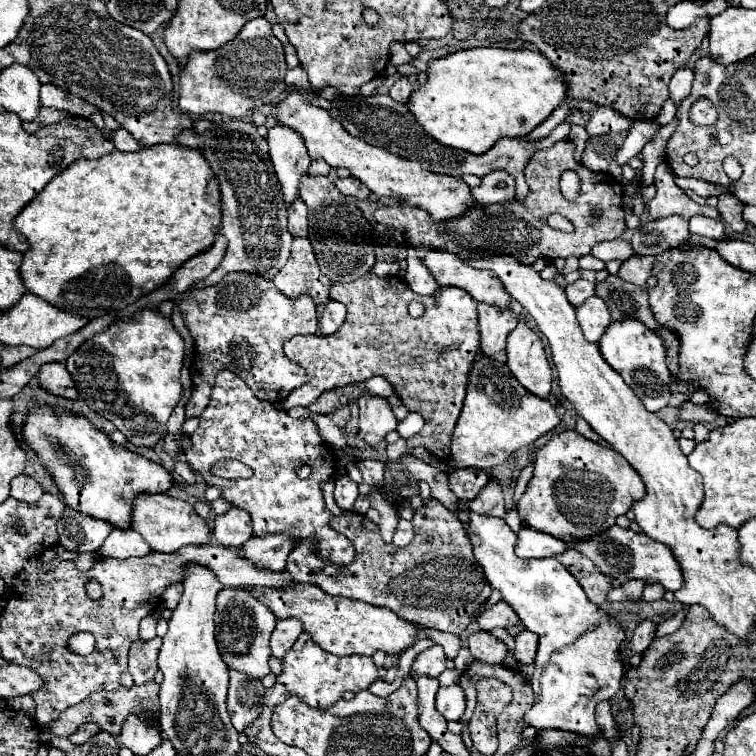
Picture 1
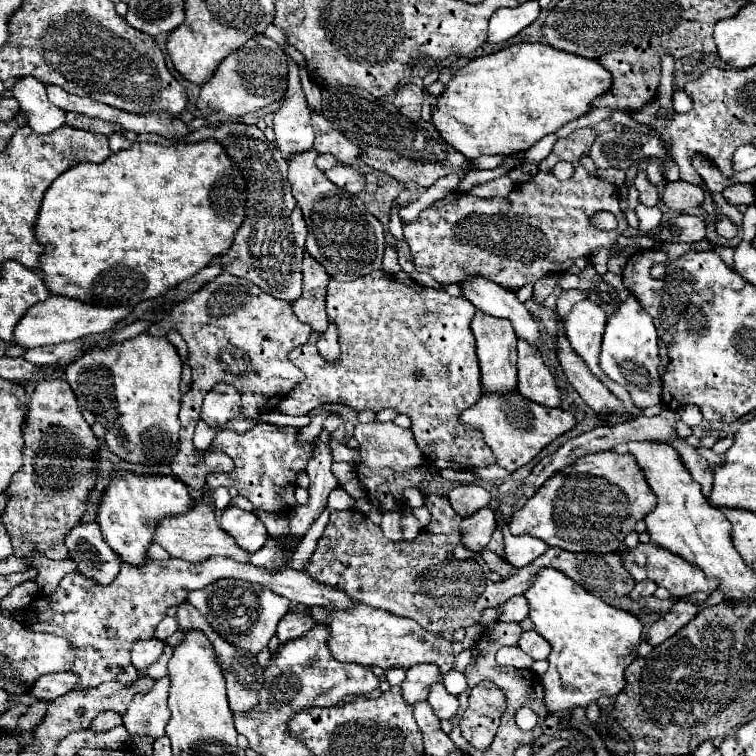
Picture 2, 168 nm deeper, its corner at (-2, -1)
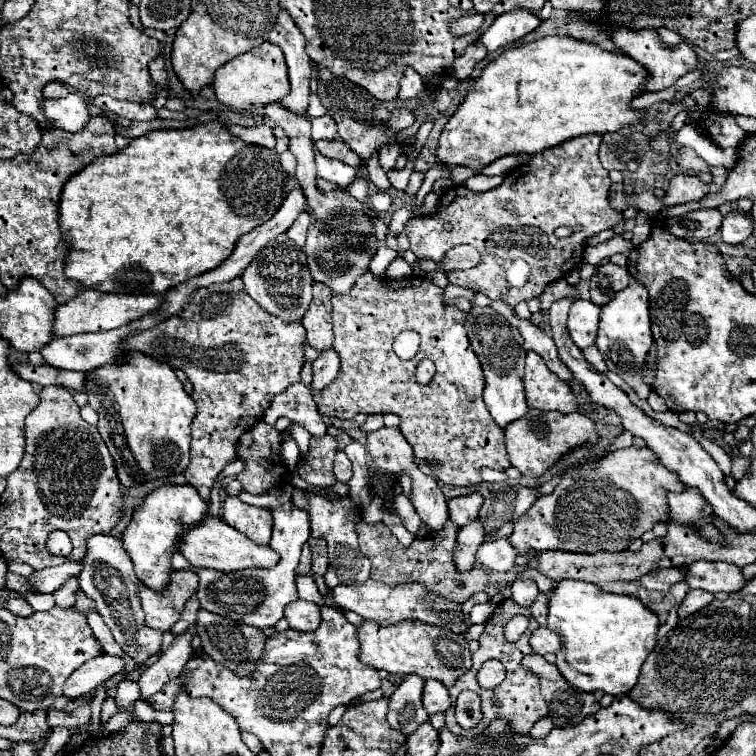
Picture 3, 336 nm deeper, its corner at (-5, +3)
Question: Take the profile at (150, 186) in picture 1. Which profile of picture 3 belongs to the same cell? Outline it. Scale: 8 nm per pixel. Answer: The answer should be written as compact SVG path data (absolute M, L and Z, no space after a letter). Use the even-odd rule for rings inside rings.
M218 120L208 122L208 124L196 124L196 126L184 128L184 130L148 132L148 134L132 140L118 154L96 158L92 164L88 164L84 170L74 174L66 182L64 192L62 192L62 200L60 200L60 230L72 246L70 246L64 274L70 280L76 280L86 288L100 290L100 292L116 292L116 294L162 294L162 292L168 292L170 288L184 284L190 278L196 278L196 276L212 270L214 266L220 266L232 254L232 248L236 248L236 242L240 240L240 236L244 236L252 228L268 222L268 218L272 218L272 214L276 214L276 210L284 202L286 176L288 176L286 170L280 166L280 162L272 156L272 152L268 148L256 146L256 144L246 144L244 140L232 136L228 132L228 126Z

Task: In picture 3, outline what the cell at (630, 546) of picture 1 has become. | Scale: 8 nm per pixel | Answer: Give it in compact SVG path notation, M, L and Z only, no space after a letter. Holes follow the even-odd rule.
M694 562L686 568L686 584L708 592L738 592L746 586L742 568L730 562Z

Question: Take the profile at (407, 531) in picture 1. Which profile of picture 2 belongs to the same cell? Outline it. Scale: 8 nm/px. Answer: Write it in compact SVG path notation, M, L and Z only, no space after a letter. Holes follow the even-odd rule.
M403 512L401 516L401 530L403 530L403 540L415 540L417 534L421 532L421 524L411 512Z

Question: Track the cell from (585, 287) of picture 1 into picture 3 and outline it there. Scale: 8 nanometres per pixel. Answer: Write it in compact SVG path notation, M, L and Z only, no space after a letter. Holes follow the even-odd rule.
M560 278L560 280L552 282L552 284L548 284L548 286L544 288L544 292L540 294L540 308L542 308L542 312L546 312L546 310L552 306L552 302L556 302L556 300L560 300L560 298L566 298L566 296L578 298L578 290L572 288L564 278Z

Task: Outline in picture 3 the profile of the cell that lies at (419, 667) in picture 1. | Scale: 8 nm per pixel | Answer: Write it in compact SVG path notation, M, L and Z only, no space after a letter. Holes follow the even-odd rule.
M412 674L394 690L388 702L388 724L394 730L404 730L404 734L412 734L420 724L428 720L428 714L422 706L422 688L424 678Z

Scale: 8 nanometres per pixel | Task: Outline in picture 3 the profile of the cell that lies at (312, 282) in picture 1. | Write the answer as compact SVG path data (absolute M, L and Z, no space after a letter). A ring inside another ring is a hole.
M320 282L314 284L314 300L304 316L302 326L306 328L306 342L324 352L332 348L334 334L332 334L332 290L322 286Z

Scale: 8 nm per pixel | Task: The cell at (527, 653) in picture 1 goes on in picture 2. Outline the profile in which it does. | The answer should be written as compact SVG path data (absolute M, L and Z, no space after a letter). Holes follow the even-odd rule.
M531 630L531 632L523 632L523 634L521 634L519 648L521 648L525 654L529 654L533 660L547 658L549 652L551 652L549 642L547 642L543 636L539 636L535 630Z

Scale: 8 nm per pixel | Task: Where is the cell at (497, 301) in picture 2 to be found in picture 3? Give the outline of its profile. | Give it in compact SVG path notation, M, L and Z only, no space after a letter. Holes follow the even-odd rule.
M500 300L492 302L492 308L494 308L498 314L502 314L512 326L516 326L516 328L522 332L522 336L524 336L524 340L526 340L526 342L524 342L524 348L526 348L526 350L534 350L536 354L540 354L542 360L546 362L546 366L548 366L552 372L556 372L562 382L566 382L568 386L576 384L572 372L570 372L570 370L562 364L562 360L558 358L556 344L554 344L552 336L548 336L548 334L546 334L544 330L540 330L538 326L534 326L530 320L520 320L520 318L516 318L516 316L514 316L514 308L506 306L506 304L500 302Z

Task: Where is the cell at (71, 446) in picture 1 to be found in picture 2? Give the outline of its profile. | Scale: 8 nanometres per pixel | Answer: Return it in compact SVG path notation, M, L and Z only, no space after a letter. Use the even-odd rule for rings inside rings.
M115 470L111 474L107 496L97 504L97 524L101 526L105 542L121 556L121 560L141 566L147 560L147 548L151 546L153 530L165 516L183 514L193 506L187 486L175 476L143 476L129 470Z

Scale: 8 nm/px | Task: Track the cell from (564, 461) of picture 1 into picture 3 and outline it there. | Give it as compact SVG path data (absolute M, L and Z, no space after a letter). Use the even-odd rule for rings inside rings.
M624 448L608 454L596 464L582 466L578 470L568 470L552 494L538 498L534 506L514 524L514 532L508 538L510 544L522 554L528 550L566 550L566 552L584 552L594 554L600 550L606 552L622 552L628 548L628 544L636 538L640 538L644 532L652 530L654 524L664 522L668 524L668 492L684 492L686 486L680 482L678 474L668 470L658 456L644 448Z

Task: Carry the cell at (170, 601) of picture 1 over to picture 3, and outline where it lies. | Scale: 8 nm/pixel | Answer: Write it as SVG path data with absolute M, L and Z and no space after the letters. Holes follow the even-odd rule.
M200 610L198 612L198 636L202 638L202 650L216 658L218 664L226 666L228 670L232 670L238 676L250 674L254 668L254 662L264 654L264 642L266 636L256 630L254 626L242 624L242 622L232 622L230 618L212 614L208 610Z

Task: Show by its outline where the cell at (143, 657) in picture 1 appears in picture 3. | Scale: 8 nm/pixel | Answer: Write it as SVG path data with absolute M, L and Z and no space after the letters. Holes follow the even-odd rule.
M92 536L88 540L88 554L82 560L84 570L78 576L80 590L96 602L96 610L104 618L106 626L110 628L114 640L122 646L122 650L136 660L136 664L144 664L150 656L158 654L162 644L162 632L152 630L144 624L144 612L140 606L136 586L140 580L134 574L132 560L124 550L122 542L114 536Z

